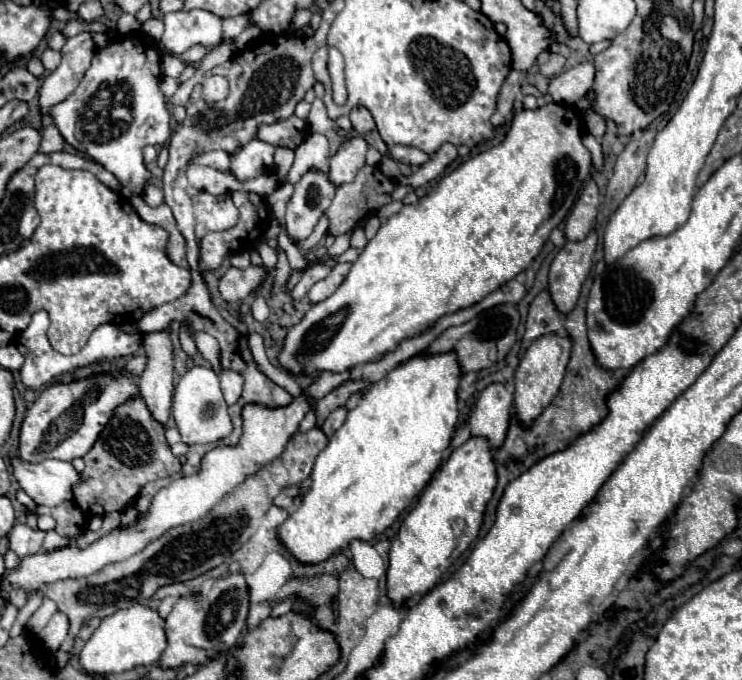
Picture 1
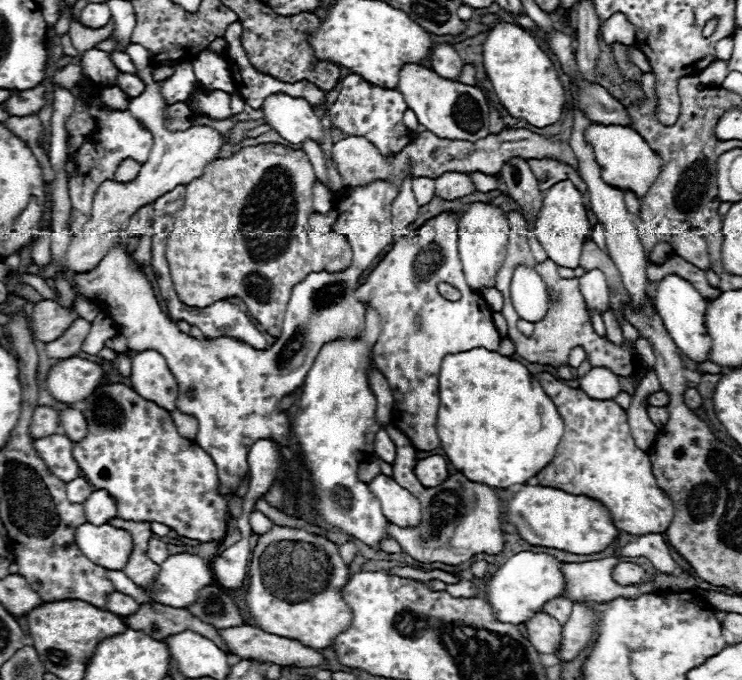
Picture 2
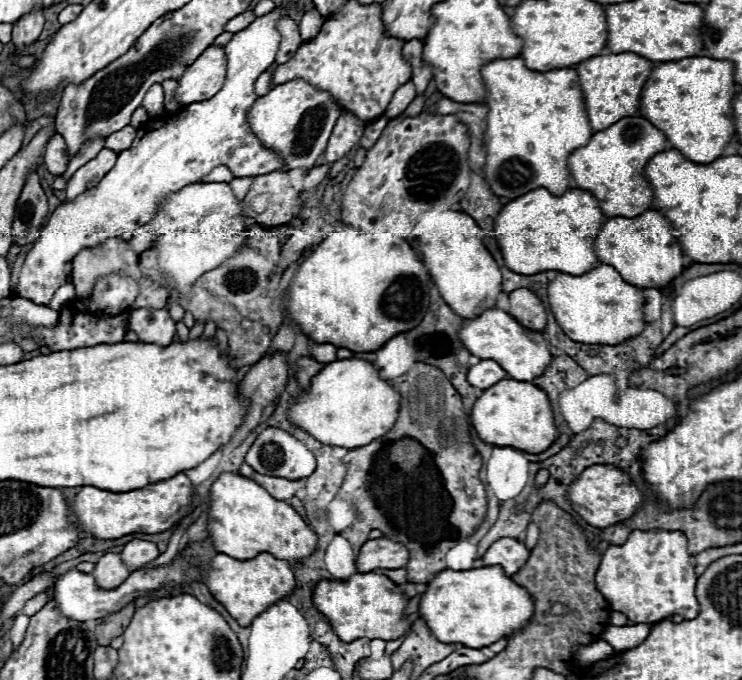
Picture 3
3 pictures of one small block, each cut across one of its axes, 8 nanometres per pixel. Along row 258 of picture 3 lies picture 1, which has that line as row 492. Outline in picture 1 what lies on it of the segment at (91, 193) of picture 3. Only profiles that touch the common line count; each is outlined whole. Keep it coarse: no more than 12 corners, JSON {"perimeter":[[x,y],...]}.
{"perimeter":[[12,456],[20,488],[36,504],[72,498],[80,478],[70,462],[34,464]]}

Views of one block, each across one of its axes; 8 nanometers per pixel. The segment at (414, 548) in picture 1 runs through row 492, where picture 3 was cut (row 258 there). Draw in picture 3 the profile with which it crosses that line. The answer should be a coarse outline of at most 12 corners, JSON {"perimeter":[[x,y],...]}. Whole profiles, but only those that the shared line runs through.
{"perimeter":[[451,206],[406,239],[462,318],[494,308],[502,274],[482,230]]}

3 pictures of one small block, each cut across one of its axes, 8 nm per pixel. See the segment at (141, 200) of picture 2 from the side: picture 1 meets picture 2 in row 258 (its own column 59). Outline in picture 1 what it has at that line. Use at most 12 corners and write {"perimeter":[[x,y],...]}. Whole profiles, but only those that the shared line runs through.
{"perimeter":[[90,32],[66,40],[60,66],[42,82],[42,114],[68,98],[94,56]]}

